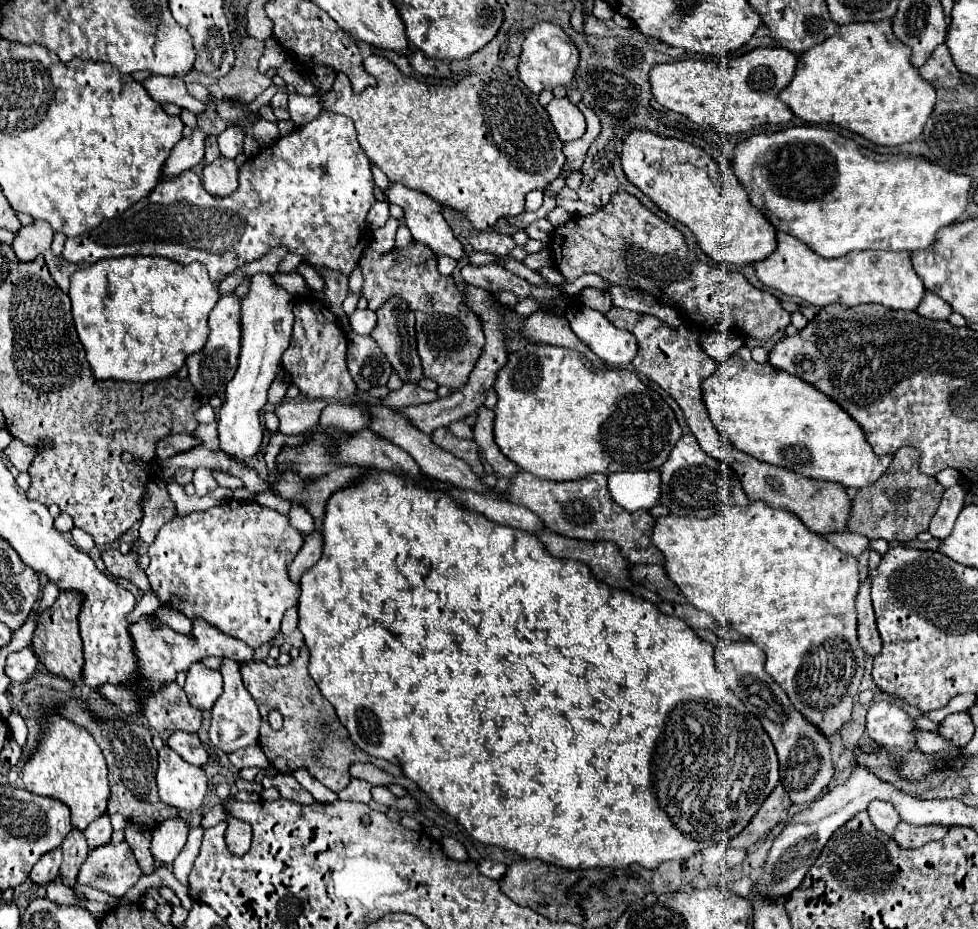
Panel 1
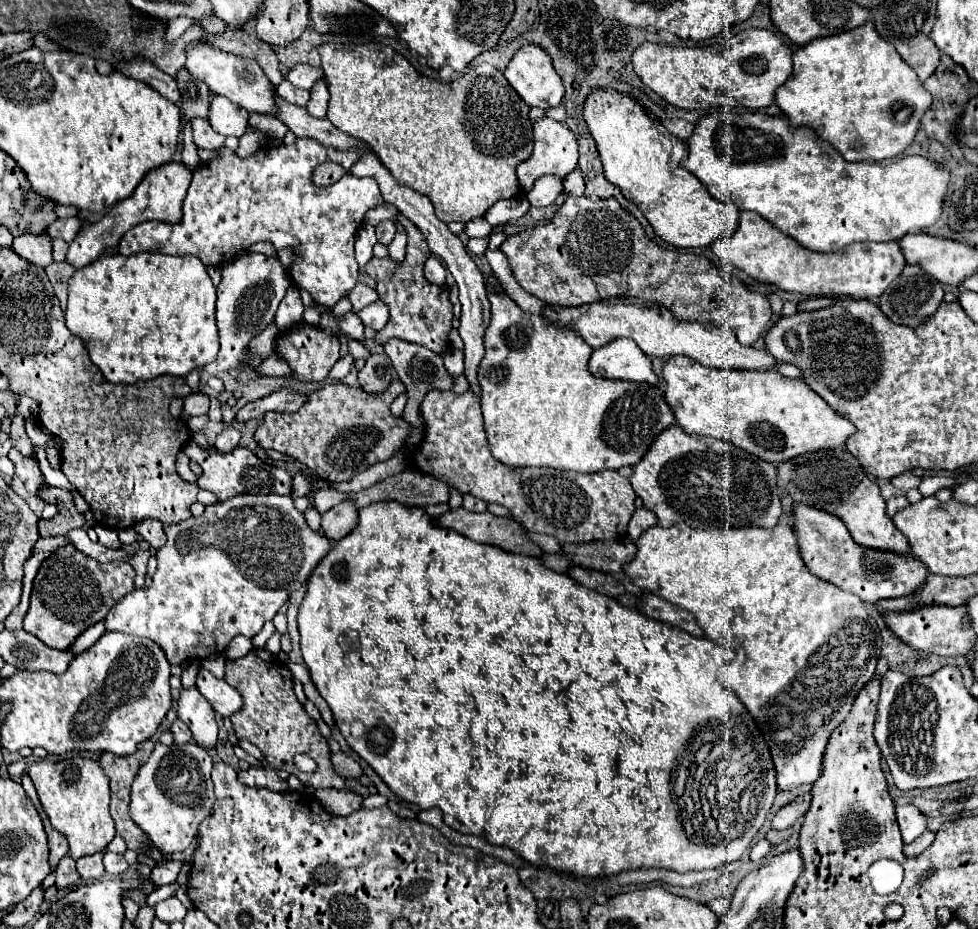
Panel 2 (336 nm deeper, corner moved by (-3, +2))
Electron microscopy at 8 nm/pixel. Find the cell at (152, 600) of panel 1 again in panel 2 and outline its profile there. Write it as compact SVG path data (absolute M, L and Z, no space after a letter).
M99 621L99 623L95 623L95 625L91 625L89 629L85 629L77 639L75 639L75 643L71 645L71 651L75 653L75 655L79 655L79 653L83 653L85 649L89 649L101 635L105 633L105 627L103 627L103 621Z

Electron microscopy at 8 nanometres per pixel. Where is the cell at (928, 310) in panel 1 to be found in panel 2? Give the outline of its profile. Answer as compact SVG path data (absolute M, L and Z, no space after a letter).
M907 265L903 273L895 279L895 283L891 283L891 287L883 293L883 297L879 299L879 307L893 323L905 327L919 327L929 315L933 315L939 309L939 305L943 303L943 295L945 291L939 285L939 281L931 279L931 275L925 275L921 267Z

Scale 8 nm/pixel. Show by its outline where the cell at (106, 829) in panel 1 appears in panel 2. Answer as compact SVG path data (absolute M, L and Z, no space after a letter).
M103 851L95 855L87 855L83 859L77 859L77 871L85 881L97 881L105 875L103 869Z

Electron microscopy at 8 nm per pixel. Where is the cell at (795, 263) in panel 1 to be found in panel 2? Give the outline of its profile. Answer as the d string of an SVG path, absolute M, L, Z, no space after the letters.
M743 211L739 227L731 235L715 241L713 251L723 263L745 271L757 281L809 297L875 299L883 295L883 291L903 273L903 265L907 265L897 241L853 243L837 253L807 251L807 247L799 247L793 239L783 235L783 231L771 227L771 223L753 211Z

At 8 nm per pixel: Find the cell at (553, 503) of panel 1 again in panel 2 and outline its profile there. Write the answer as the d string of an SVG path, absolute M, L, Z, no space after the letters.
M429 391L427 397L423 399L421 403L421 411L423 411L423 419L427 423L427 435L425 435L425 441L421 445L421 451L415 455L415 461L419 465L421 471L449 483L449 485L455 485L461 493L471 493L487 503L499 503L503 505L505 509L509 509L509 513L513 515L513 519L517 519L519 523L523 523L523 527L527 531L533 531L533 533L545 533L545 535L553 535L557 537L561 543L589 543L589 541L595 541L595 539L625 539L627 537L627 523L631 521L631 515L635 513L635 491L629 483L629 479L621 477L617 471L599 471L599 473L591 473L591 475L585 475L585 473L573 473L573 471L557 471L557 469L543 469L543 467L517 467L517 469L511 469L503 463L499 463L497 459L493 459L491 455L491 449L489 449L489 443L487 443L487 433L485 433L485 427L483 427L483 417L481 417L481 407L479 407L479 399L473 397L469 391L463 393L463 395L455 395L453 391Z

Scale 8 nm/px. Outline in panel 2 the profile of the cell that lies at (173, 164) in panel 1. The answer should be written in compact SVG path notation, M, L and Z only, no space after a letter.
M169 161L165 165L159 165L157 169L151 169L129 199L111 207L111 211L101 221L91 223L91 225L83 227L83 231L79 231L79 235L69 245L67 263L71 263L75 269L81 269L81 267L93 263L97 257L103 255L105 249L117 247L119 239L125 235L127 229L131 229L143 221L177 223L179 217L183 215L183 201L185 201L189 185L191 185L191 179L193 179L193 171L181 161Z

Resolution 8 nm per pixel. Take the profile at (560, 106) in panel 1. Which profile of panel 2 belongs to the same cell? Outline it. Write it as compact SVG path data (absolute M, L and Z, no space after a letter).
M543 117L543 119L535 121L533 135L535 135L533 155L517 167L517 175L519 175L519 183L521 183L523 193L527 193L533 187L533 183L543 175L567 177L577 167L577 159L579 159L579 155L577 155L577 139L575 139L575 135L571 133L571 129L565 123L555 121L551 117Z

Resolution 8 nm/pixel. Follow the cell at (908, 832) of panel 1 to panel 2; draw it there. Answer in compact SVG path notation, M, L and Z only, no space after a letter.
M925 831L923 835L919 835L913 843L907 843L905 847L903 847L903 853L907 855L907 857L917 857L917 855L921 855L931 843L933 843L933 839L935 839L935 833L933 831Z

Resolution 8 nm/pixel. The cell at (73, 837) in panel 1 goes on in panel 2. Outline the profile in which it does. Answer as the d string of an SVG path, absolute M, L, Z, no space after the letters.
M67 855L59 861L57 865L57 879L55 879L55 885L59 889L63 887L73 887L75 883L79 881L79 873L77 873L77 867L75 867L75 861Z

